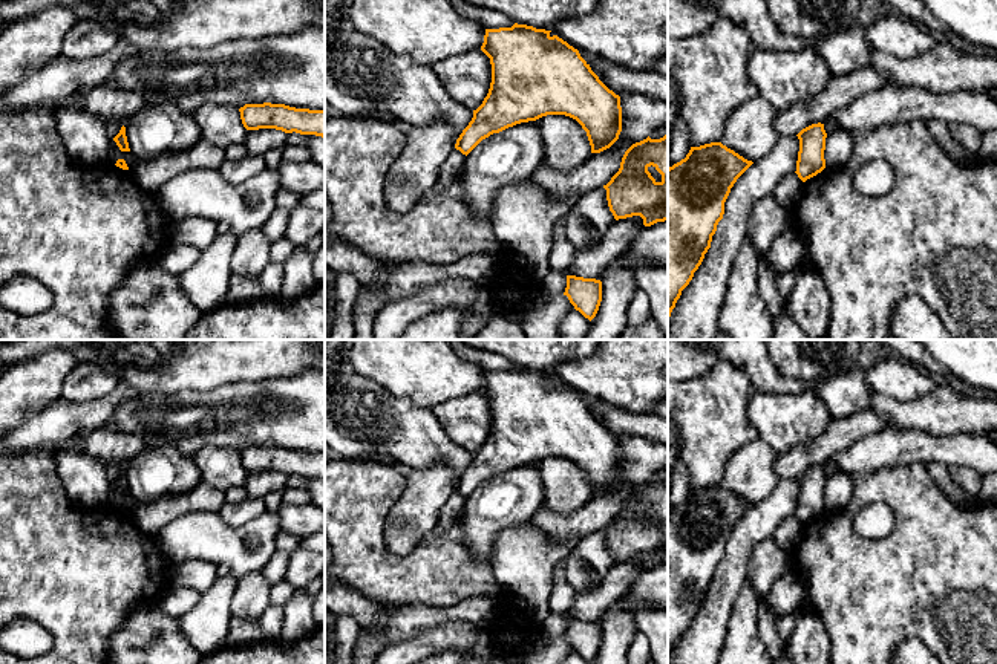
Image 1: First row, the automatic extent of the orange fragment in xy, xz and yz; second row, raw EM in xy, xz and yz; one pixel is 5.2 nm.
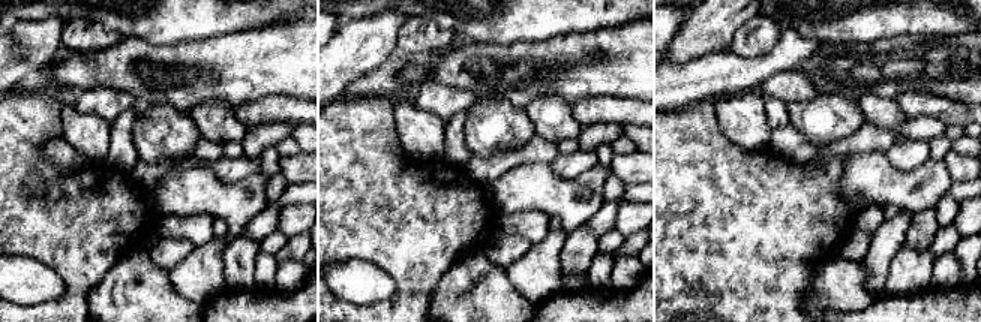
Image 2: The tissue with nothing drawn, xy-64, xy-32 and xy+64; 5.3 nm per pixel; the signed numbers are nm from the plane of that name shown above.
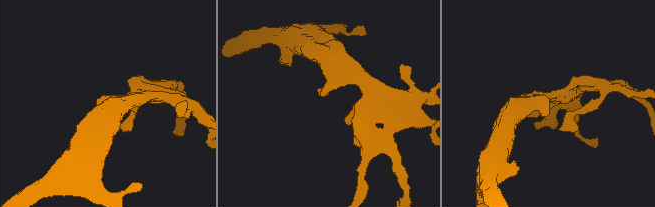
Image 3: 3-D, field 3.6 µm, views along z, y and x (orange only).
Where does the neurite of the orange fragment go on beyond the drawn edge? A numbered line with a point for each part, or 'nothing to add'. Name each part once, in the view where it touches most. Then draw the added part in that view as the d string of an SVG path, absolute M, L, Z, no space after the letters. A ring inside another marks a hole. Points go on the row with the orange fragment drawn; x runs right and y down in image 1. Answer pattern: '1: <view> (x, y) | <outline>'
nothing to add

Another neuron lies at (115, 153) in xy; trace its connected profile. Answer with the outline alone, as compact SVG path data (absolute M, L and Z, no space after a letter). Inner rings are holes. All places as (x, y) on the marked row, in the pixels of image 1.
M113 139L110 144L109 156L112 164L116 164L118 159L124 159L130 171L133 171L135 165L138 164L138 161L132 156L132 153L121 151Z

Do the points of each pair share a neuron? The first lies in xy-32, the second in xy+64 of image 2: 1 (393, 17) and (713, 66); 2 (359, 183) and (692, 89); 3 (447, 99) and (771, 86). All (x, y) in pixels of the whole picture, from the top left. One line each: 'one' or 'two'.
1: two
2: two
3: one

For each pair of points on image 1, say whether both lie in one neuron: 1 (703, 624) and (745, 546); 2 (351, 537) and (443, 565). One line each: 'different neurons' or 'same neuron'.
1: same neuron
2: same neuron

